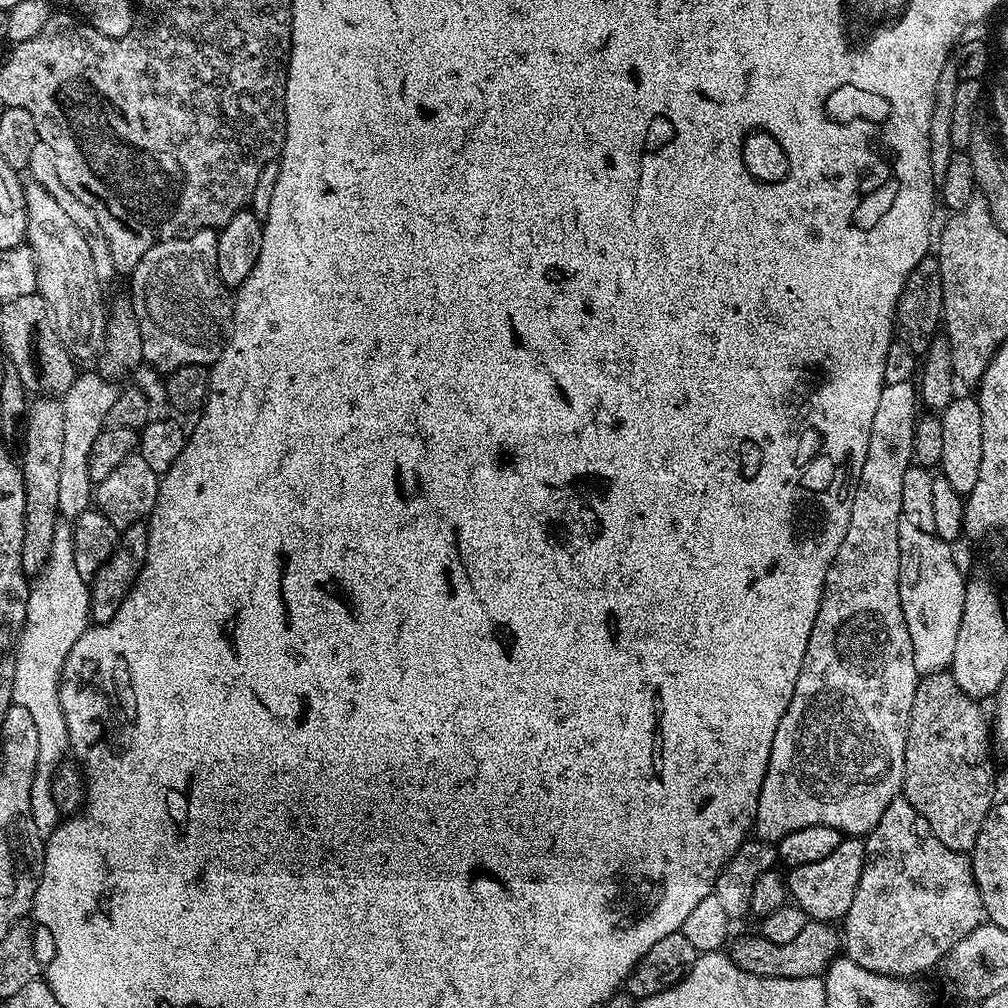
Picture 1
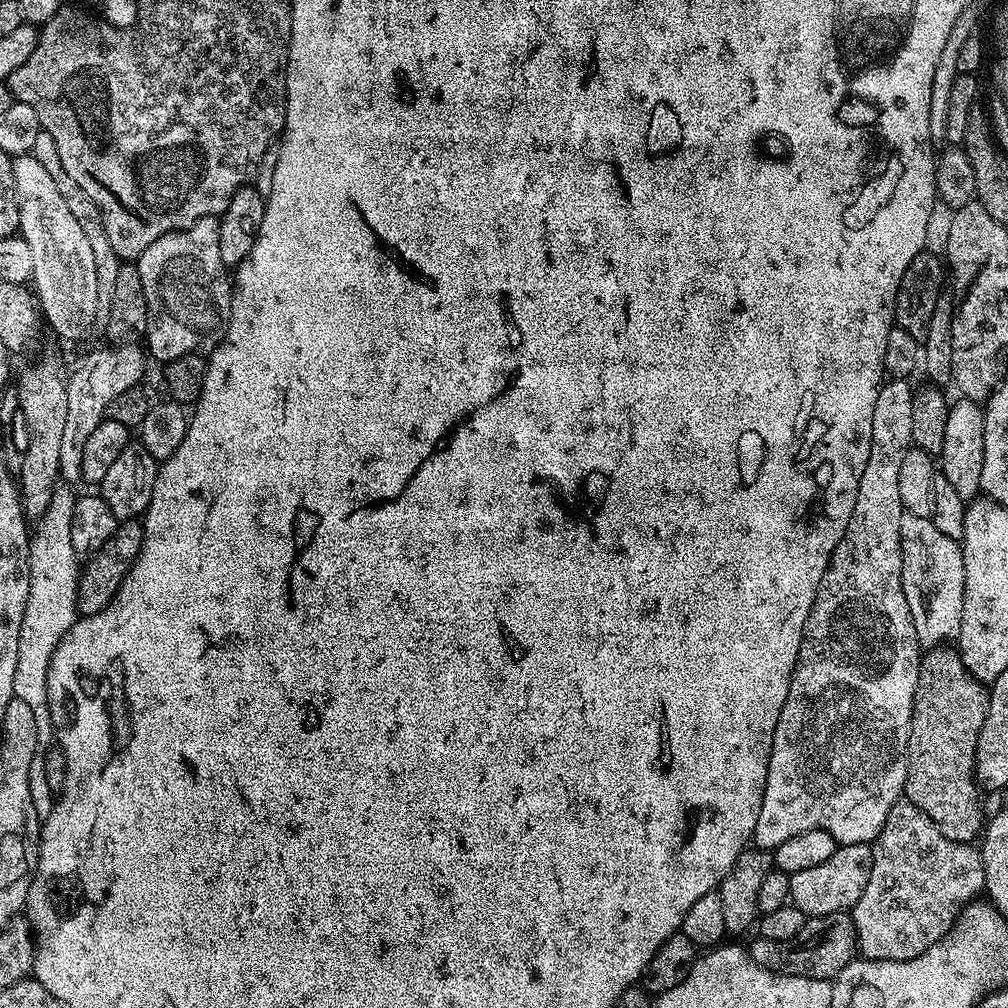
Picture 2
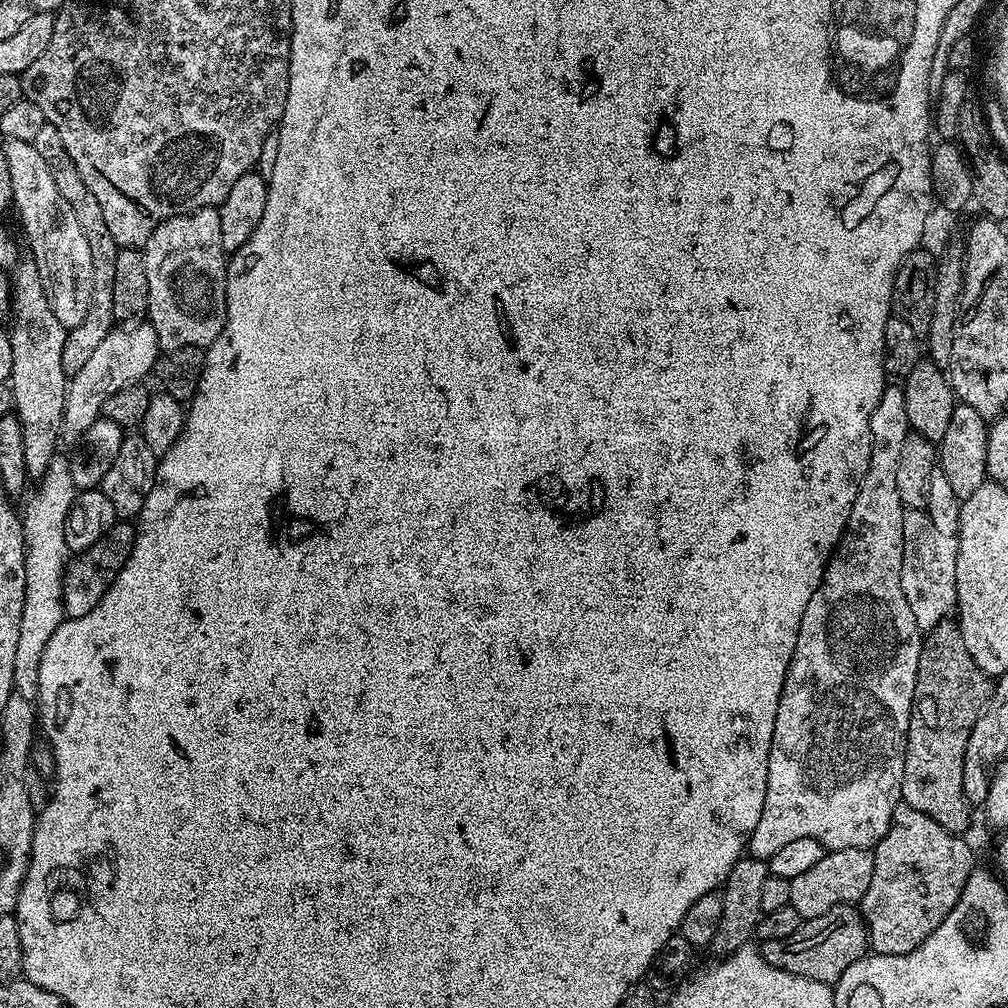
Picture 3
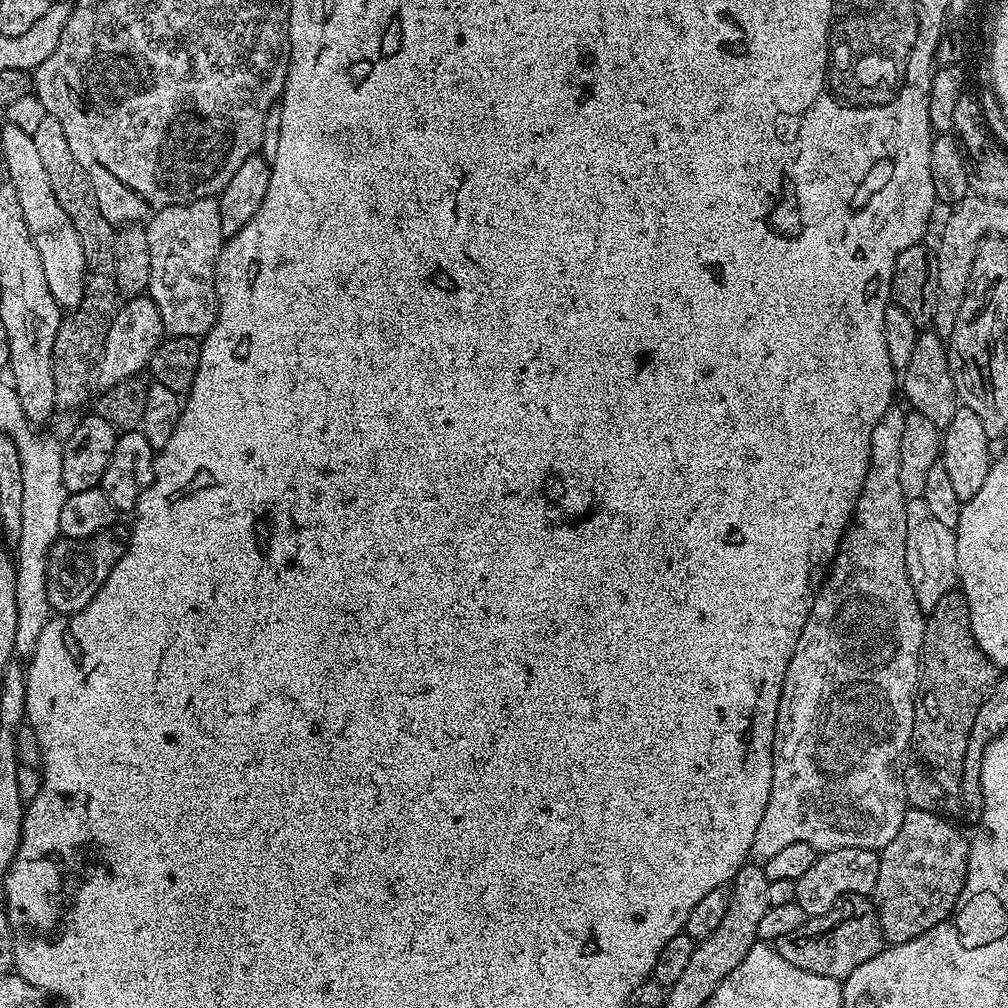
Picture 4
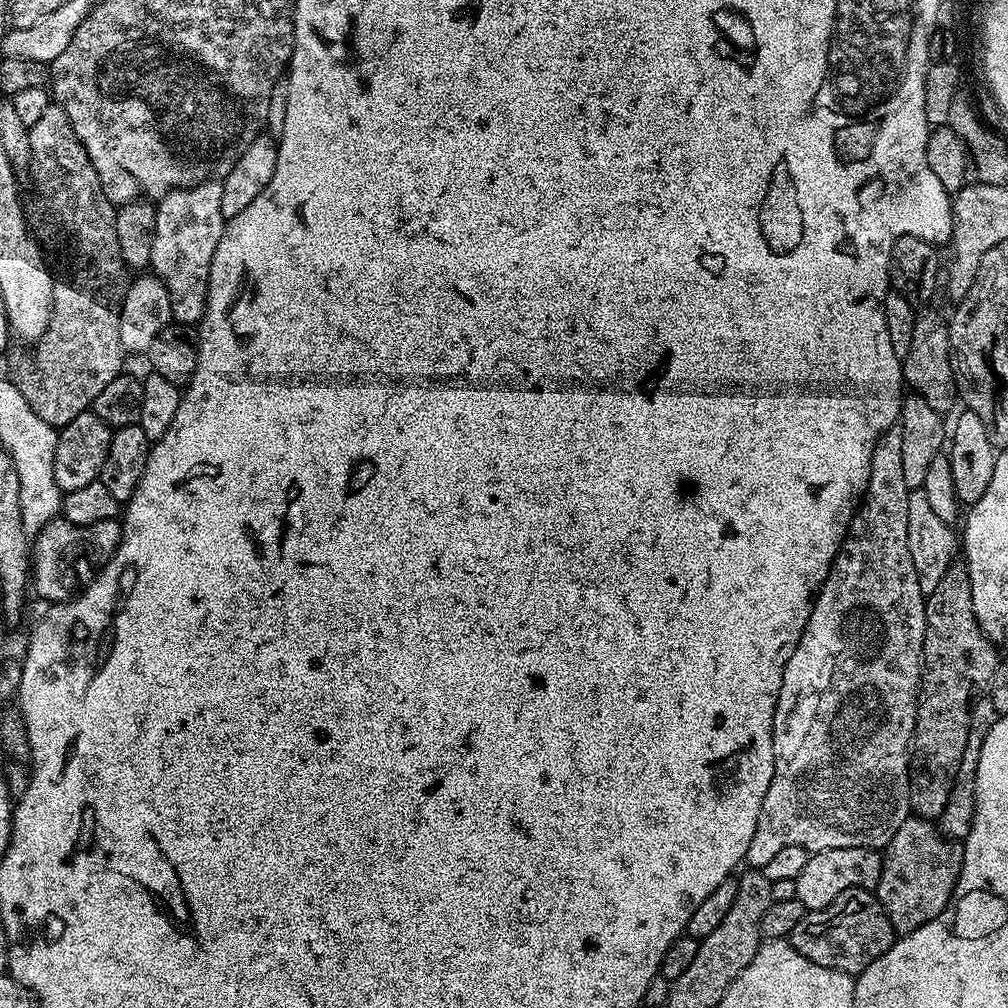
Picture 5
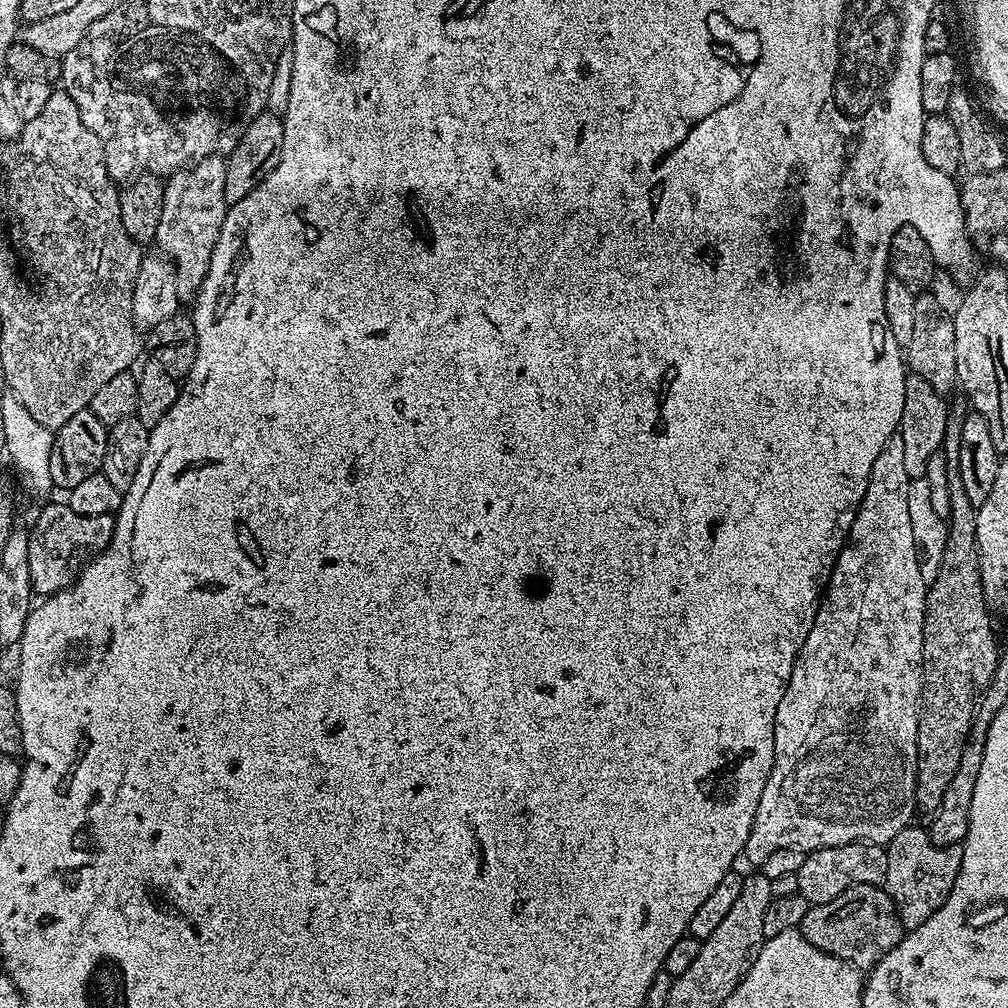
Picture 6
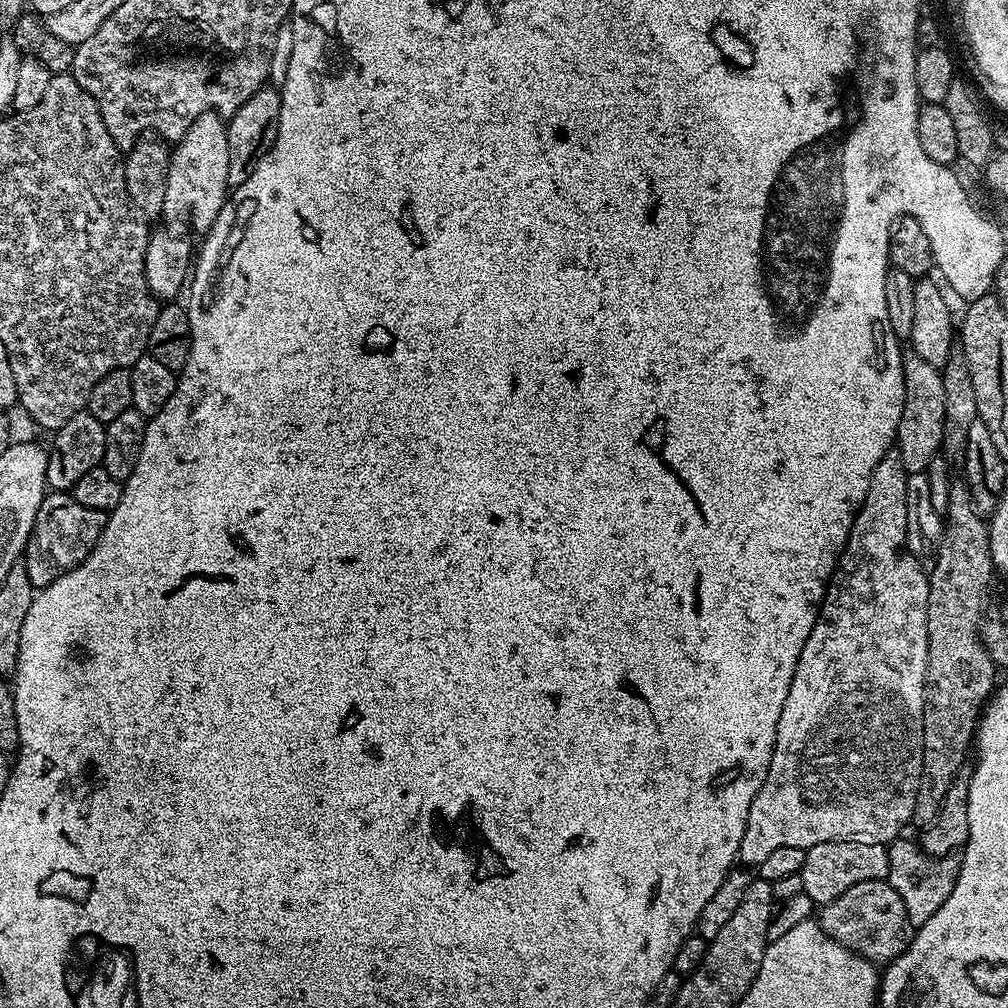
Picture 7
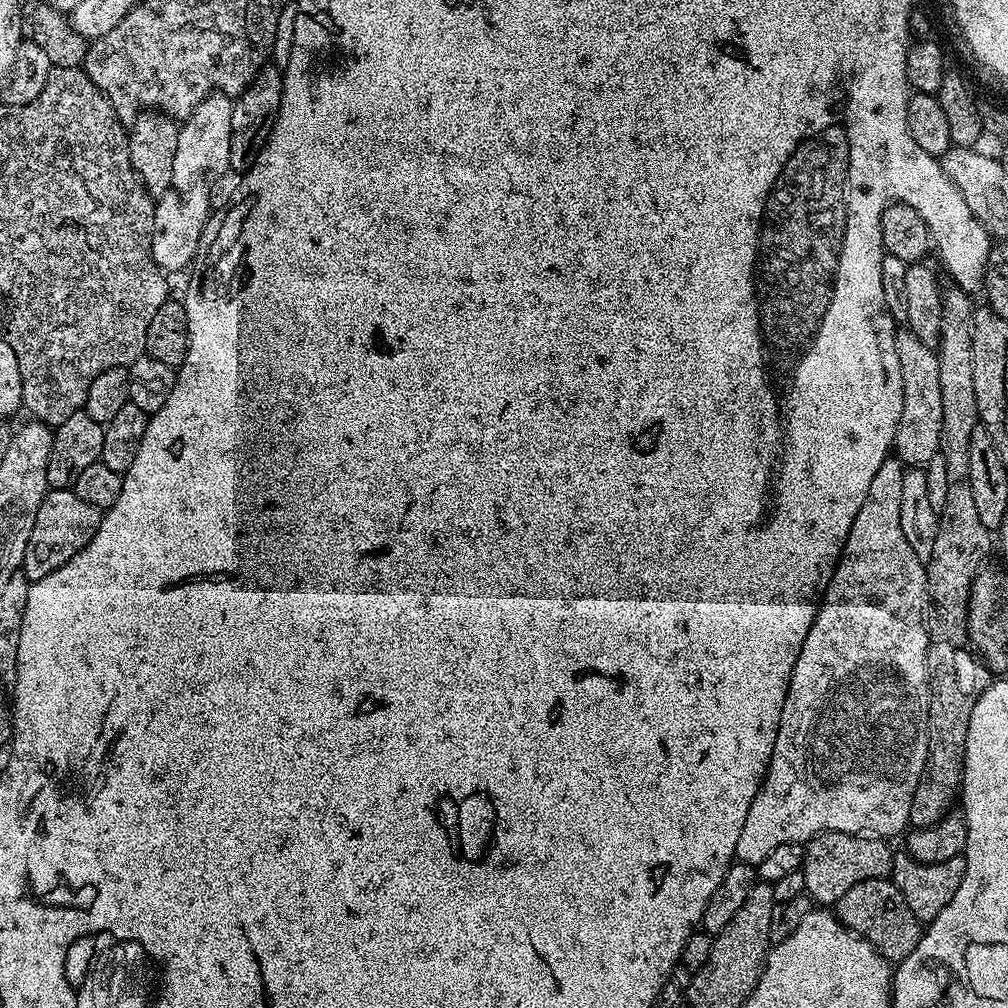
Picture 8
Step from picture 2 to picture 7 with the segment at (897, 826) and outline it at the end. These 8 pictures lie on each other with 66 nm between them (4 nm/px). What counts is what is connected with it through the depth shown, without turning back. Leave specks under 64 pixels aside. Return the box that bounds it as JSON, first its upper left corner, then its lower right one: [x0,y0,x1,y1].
[887,838,960,926]

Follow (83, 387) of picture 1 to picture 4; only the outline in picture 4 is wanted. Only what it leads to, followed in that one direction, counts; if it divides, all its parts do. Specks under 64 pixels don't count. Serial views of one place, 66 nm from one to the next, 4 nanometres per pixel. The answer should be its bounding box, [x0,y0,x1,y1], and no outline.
[98,294,165,385]

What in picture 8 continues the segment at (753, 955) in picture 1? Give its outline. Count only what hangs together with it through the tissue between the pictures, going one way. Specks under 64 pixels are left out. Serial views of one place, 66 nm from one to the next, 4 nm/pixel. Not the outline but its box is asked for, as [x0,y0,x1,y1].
[834,878,922,962]

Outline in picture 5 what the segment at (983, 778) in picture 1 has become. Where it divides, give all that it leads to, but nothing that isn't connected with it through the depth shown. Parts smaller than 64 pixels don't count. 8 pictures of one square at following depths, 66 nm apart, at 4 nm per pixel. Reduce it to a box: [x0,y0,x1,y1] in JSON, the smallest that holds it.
[910,563,998,821]

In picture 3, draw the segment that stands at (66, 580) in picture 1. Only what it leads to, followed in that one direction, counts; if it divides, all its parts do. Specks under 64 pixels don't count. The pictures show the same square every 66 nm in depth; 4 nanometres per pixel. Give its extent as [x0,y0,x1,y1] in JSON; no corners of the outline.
[12,455,77,697]

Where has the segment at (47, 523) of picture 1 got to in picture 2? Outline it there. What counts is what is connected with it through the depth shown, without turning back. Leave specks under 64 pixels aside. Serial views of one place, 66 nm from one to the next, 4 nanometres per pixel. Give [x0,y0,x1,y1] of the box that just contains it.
[18,356,68,522]

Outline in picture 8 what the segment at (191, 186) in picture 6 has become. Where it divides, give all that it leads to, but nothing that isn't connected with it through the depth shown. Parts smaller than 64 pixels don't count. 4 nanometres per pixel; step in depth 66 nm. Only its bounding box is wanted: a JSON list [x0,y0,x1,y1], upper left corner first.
[172,92,233,190]

